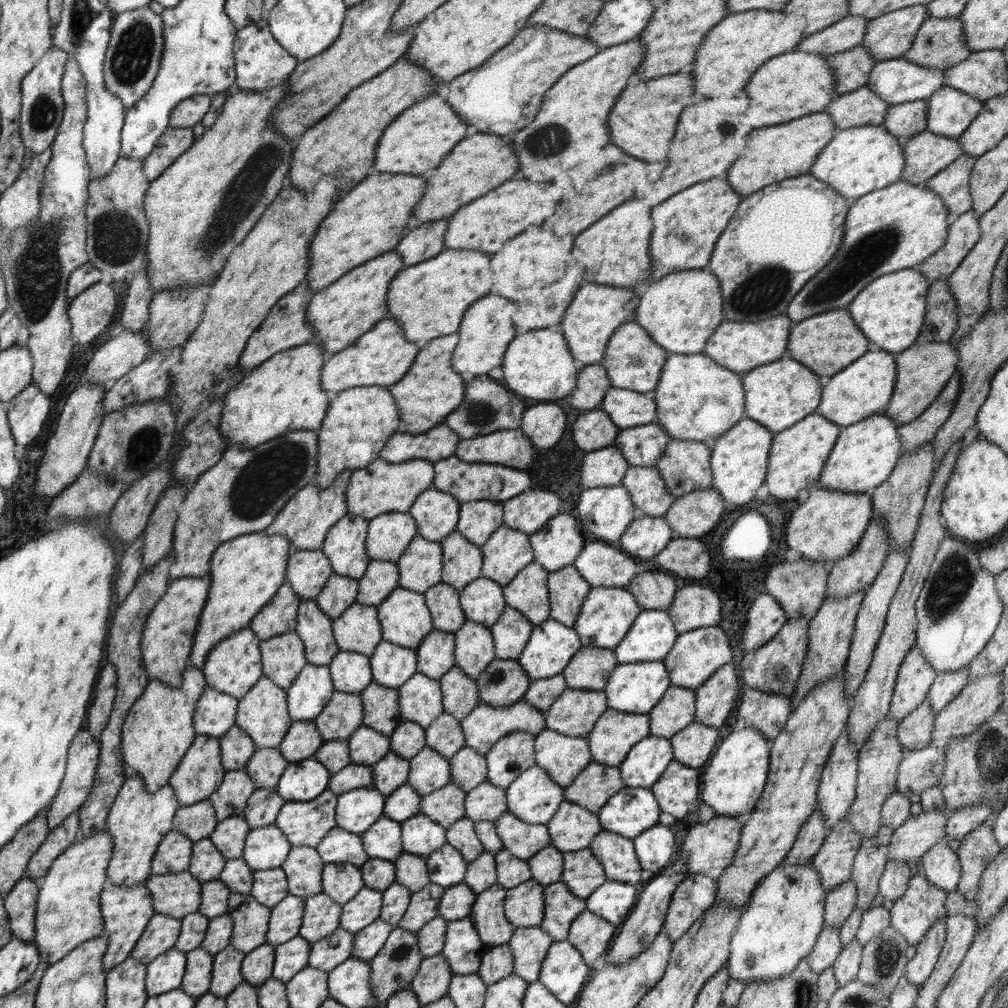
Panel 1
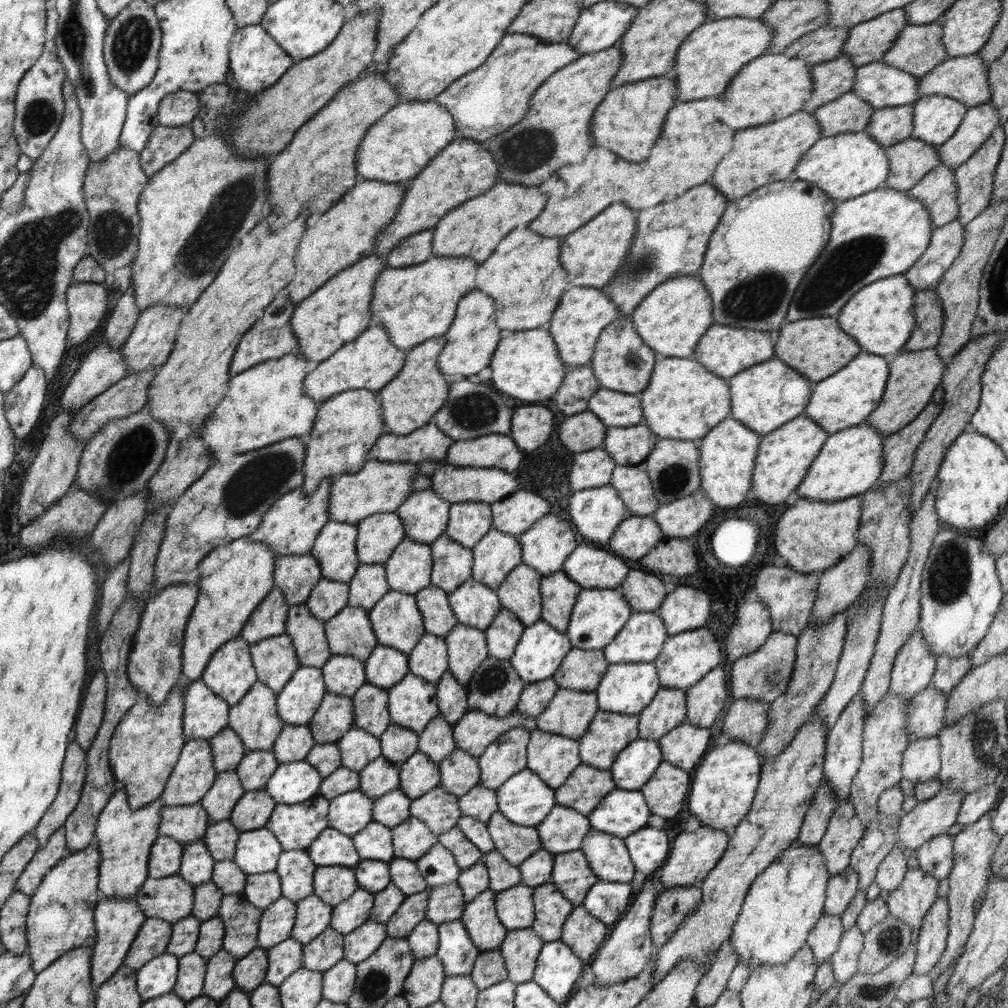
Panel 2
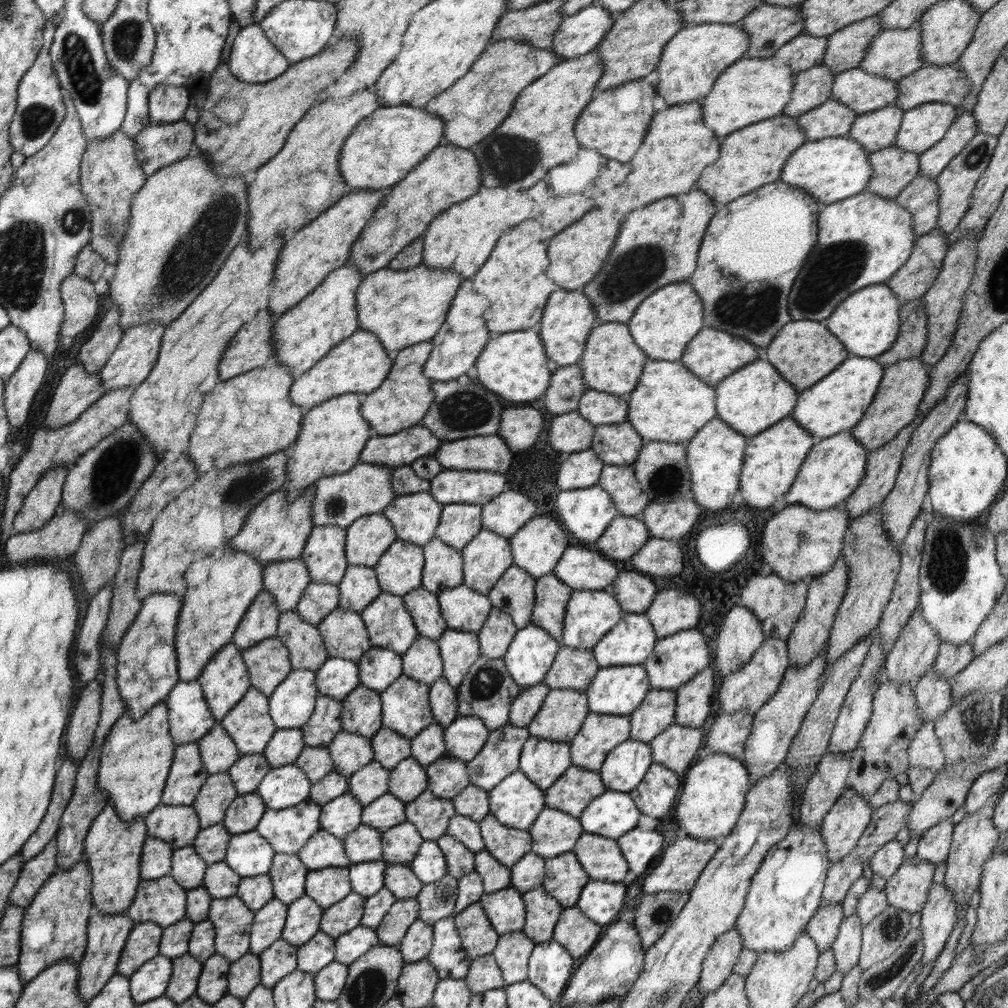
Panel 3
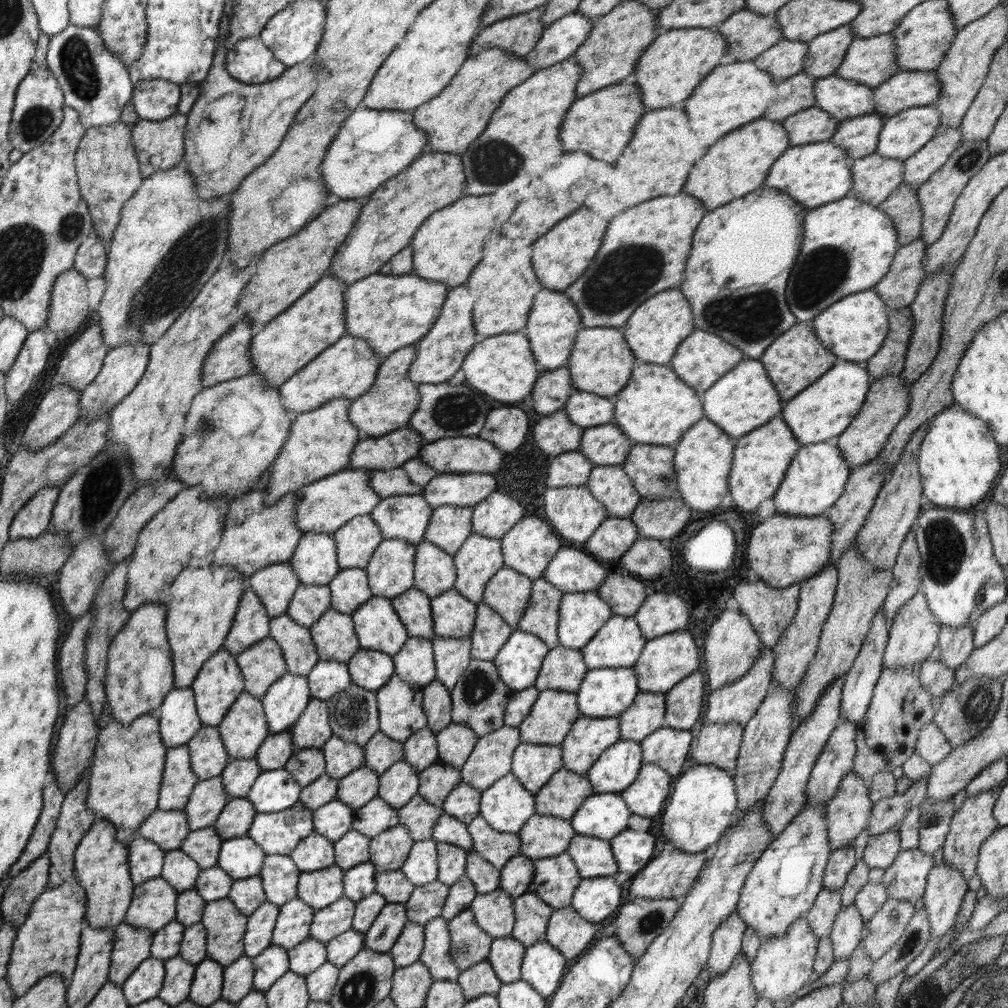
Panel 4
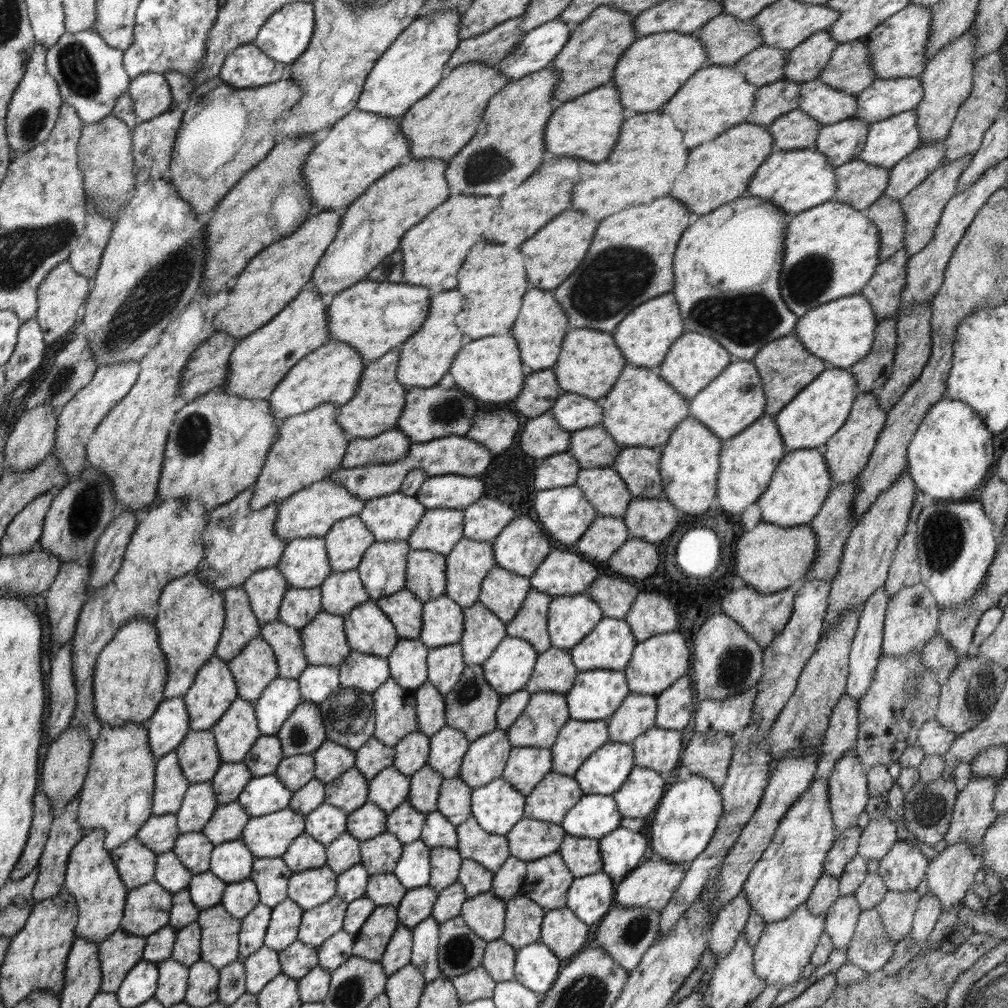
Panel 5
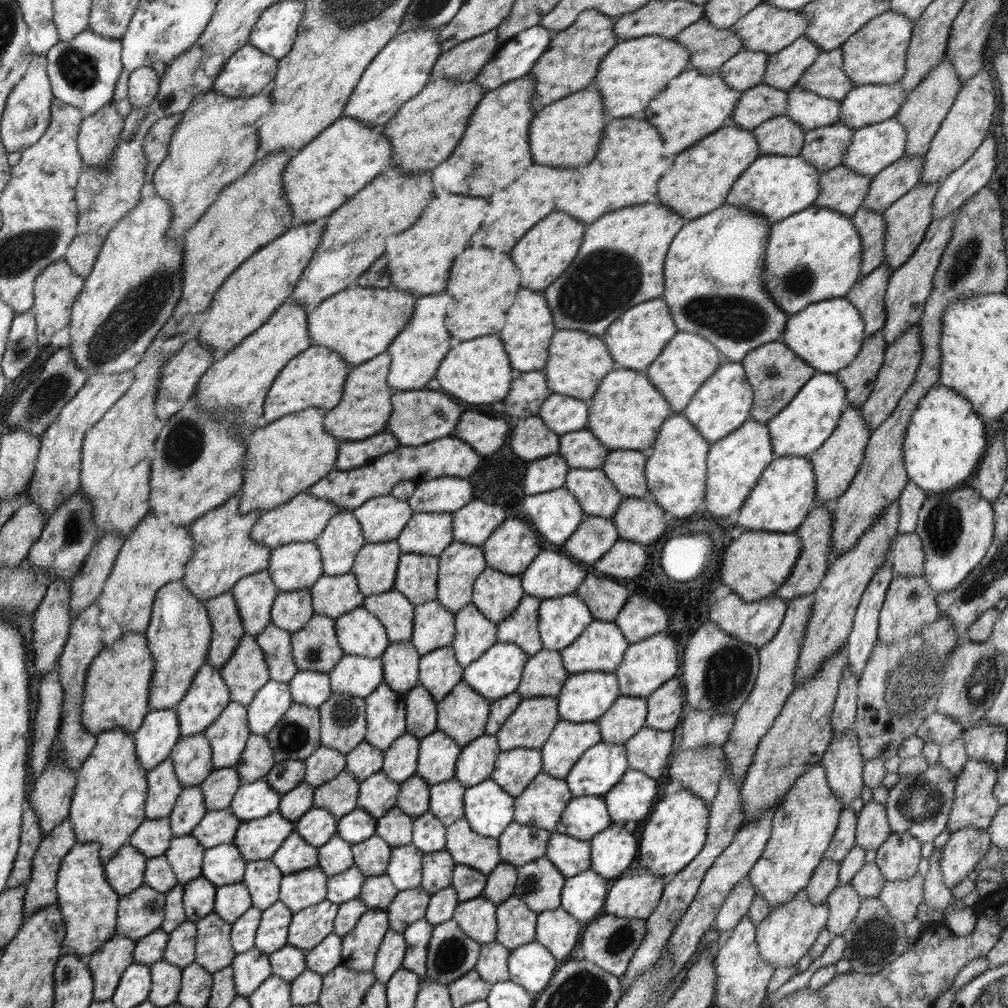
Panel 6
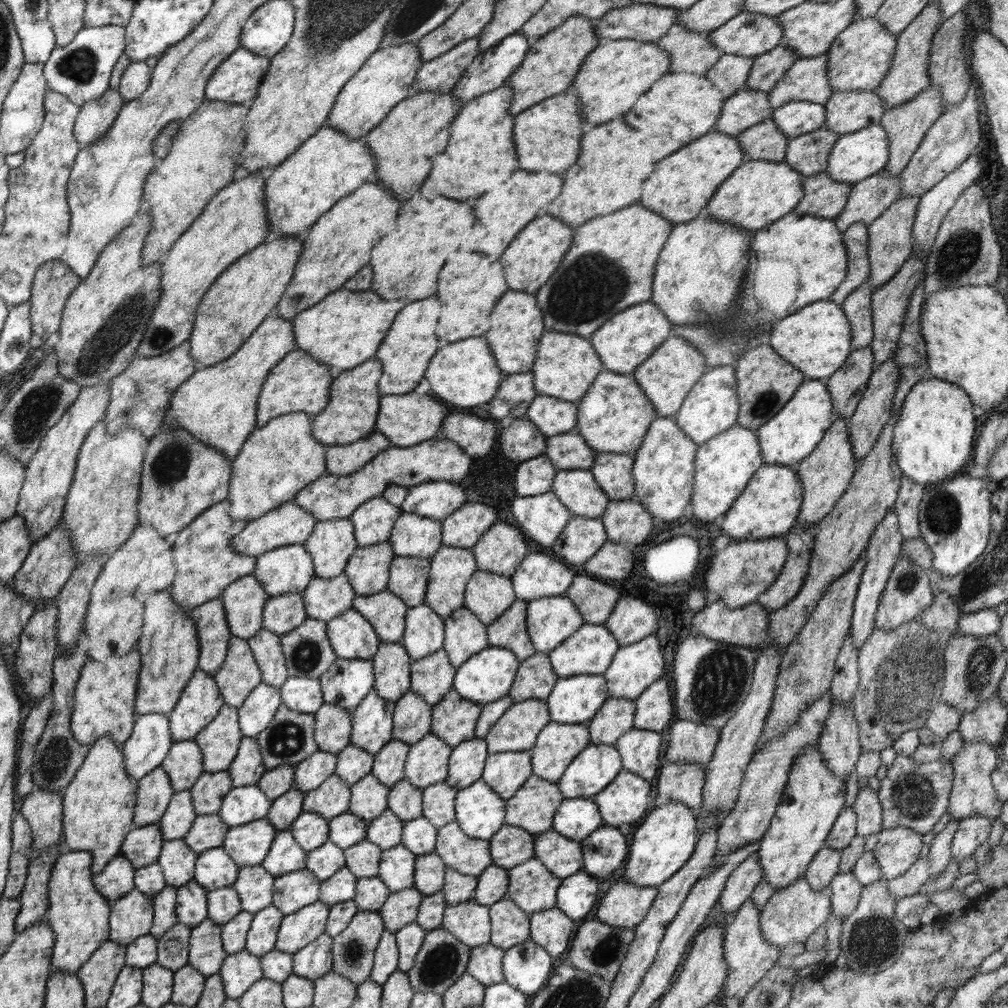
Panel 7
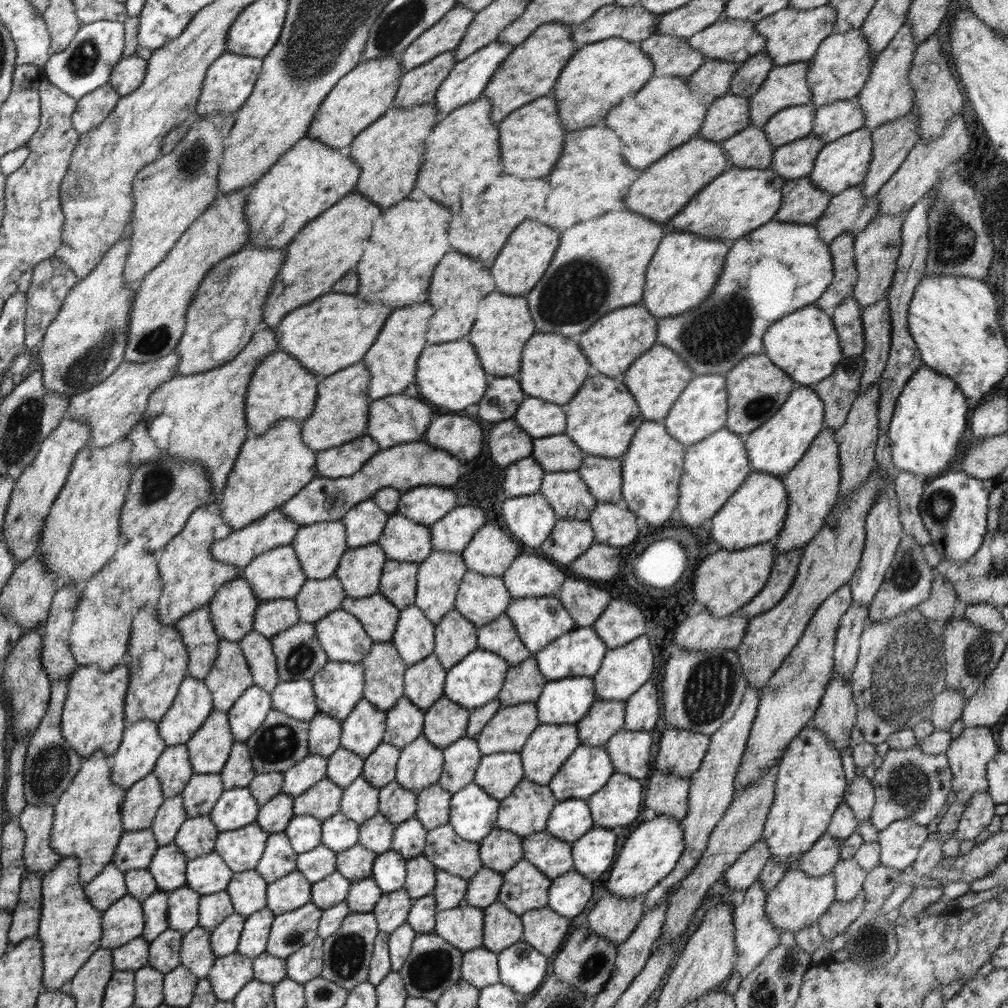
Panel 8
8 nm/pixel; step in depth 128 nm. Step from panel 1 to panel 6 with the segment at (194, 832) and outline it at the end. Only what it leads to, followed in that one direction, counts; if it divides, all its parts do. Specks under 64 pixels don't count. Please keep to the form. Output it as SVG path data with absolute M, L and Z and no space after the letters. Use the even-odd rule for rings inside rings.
M168 817L156 820L145 819L132 833L129 842L140 853L150 858L164 854L173 837Z

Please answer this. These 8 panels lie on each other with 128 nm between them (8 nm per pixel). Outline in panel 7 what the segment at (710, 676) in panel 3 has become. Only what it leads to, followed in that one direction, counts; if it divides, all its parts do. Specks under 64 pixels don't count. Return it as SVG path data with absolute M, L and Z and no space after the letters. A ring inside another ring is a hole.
M656 680L646 688L642 695L634 700L636 714L634 714L634 728L646 729L662 733L674 718L674 696L670 680Z

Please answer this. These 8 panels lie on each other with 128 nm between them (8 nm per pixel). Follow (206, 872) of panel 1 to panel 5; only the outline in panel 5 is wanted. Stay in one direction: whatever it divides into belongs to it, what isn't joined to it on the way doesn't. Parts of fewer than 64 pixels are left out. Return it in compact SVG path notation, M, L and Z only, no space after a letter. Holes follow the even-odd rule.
M174 851L163 852L157 855L154 881L164 887L166 891L174 894L187 888L192 880L192 871L182 864Z

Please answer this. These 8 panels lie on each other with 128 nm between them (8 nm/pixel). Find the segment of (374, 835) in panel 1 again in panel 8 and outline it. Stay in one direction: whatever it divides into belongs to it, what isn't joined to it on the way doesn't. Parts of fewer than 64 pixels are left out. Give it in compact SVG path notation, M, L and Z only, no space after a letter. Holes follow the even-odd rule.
M318 845L308 852L297 855L296 870L310 881L310 884L324 880L336 871L336 853L326 845Z

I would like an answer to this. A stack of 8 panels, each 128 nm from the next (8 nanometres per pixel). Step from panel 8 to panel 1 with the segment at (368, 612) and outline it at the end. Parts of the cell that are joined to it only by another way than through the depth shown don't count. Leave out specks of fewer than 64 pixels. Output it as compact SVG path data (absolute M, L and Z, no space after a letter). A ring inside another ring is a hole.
M439 583L423 596L430 610L434 629L455 633L465 624L467 619L462 611L460 594L456 588Z

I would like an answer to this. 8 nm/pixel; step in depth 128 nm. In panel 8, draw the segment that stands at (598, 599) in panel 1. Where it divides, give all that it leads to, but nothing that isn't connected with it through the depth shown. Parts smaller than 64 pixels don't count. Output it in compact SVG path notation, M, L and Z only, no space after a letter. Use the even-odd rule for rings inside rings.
M530 597L522 599L512 599L509 608L505 611L514 622L518 636L522 643L531 653L540 652L546 644L554 642L560 636L566 635L570 630L576 628L576 624L568 610L564 608L558 597Z

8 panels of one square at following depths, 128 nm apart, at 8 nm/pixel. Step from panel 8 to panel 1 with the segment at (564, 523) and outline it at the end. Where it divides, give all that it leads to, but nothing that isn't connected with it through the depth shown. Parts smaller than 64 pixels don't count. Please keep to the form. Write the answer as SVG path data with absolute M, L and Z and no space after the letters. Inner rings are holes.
M638 515L616 545L632 558L651 560L673 539L674 531L664 517Z

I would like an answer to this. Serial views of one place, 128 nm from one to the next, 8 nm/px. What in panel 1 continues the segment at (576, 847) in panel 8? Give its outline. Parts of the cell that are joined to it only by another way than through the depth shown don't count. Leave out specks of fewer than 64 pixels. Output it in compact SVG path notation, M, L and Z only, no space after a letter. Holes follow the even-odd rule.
M659 824L652 827L642 832L633 842L642 871L655 876L676 859L680 846L669 827Z

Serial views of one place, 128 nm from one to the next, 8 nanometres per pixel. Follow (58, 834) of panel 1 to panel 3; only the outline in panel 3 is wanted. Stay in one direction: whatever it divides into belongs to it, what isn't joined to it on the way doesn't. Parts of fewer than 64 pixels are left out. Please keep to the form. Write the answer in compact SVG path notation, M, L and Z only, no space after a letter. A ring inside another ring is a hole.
M54 836L42 852L23 864L7 904L14 903L25 909L36 896L38 889L57 871L56 856L58 856L58 849Z

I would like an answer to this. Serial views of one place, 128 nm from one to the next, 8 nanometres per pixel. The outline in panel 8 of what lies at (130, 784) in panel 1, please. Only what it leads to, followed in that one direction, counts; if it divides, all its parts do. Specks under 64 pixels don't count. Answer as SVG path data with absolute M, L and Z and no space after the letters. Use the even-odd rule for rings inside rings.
M70 855L61 857L56 867L42 878L42 916L37 934L42 939L42 984L46 992L66 987L78 969L101 947L103 912L86 897L85 885L80 883L78 872L80 861Z

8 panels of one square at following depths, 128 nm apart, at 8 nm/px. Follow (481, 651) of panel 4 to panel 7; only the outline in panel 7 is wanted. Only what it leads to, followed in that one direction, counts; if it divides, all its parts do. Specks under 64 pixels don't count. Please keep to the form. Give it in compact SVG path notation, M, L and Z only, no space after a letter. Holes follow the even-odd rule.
M461 607L445 619L444 646L456 668L488 647L488 630L468 608Z

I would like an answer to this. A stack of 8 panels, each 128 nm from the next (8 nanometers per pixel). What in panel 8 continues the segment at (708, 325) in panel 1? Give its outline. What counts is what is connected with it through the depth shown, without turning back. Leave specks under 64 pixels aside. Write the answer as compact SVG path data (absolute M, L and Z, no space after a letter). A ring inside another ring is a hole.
M642 304L616 308L596 320L586 332L582 332L576 341L590 361L592 371L608 377L620 378L630 364L657 344L658 321Z

